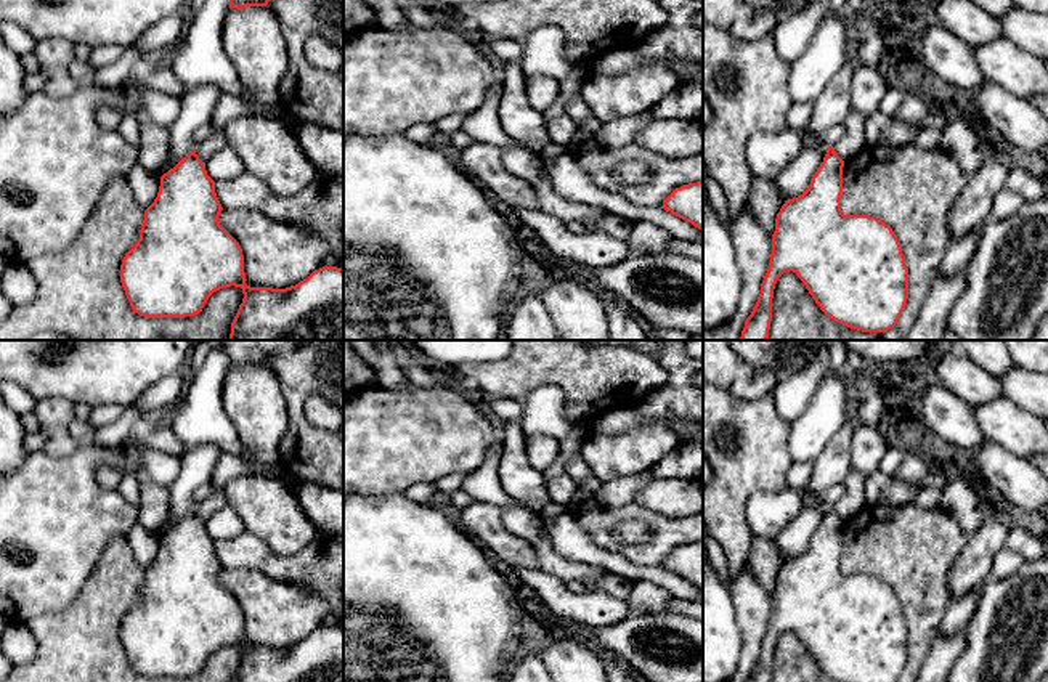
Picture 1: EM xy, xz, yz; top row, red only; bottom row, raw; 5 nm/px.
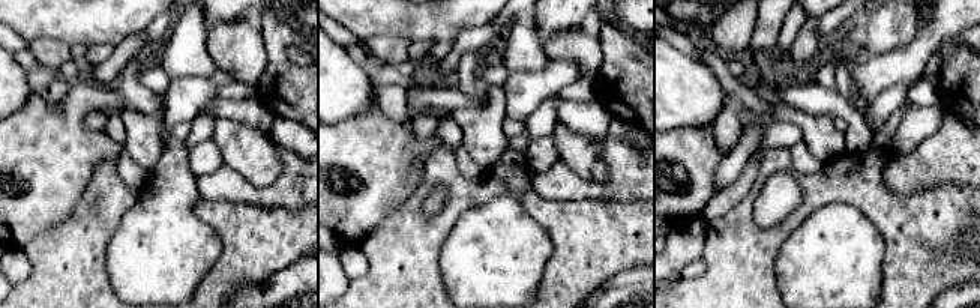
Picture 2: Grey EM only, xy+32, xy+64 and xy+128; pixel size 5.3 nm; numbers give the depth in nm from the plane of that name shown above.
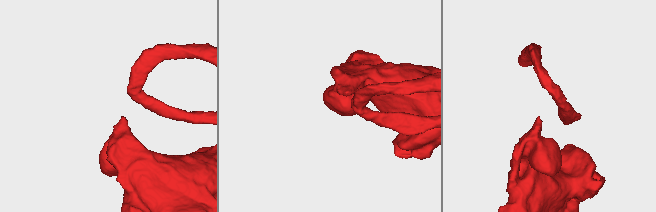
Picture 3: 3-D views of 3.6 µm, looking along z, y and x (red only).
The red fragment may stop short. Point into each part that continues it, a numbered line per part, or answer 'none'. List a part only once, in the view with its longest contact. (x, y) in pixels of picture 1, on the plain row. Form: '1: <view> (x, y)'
none

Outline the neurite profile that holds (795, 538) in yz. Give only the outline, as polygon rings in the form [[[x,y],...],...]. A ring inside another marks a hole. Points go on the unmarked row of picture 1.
[[[828,505],[818,509],[804,507],[801,514],[790,522],[775,538],[785,560],[801,555],[810,544],[812,536],[823,522]]]

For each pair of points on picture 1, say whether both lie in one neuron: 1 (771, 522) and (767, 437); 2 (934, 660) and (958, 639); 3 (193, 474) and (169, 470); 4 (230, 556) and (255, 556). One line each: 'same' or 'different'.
1: different
2: same
3: different
4: same

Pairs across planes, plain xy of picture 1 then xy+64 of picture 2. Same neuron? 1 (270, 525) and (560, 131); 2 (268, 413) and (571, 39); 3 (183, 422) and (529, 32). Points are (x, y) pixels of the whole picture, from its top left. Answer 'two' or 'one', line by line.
1: one
2: one
3: one

